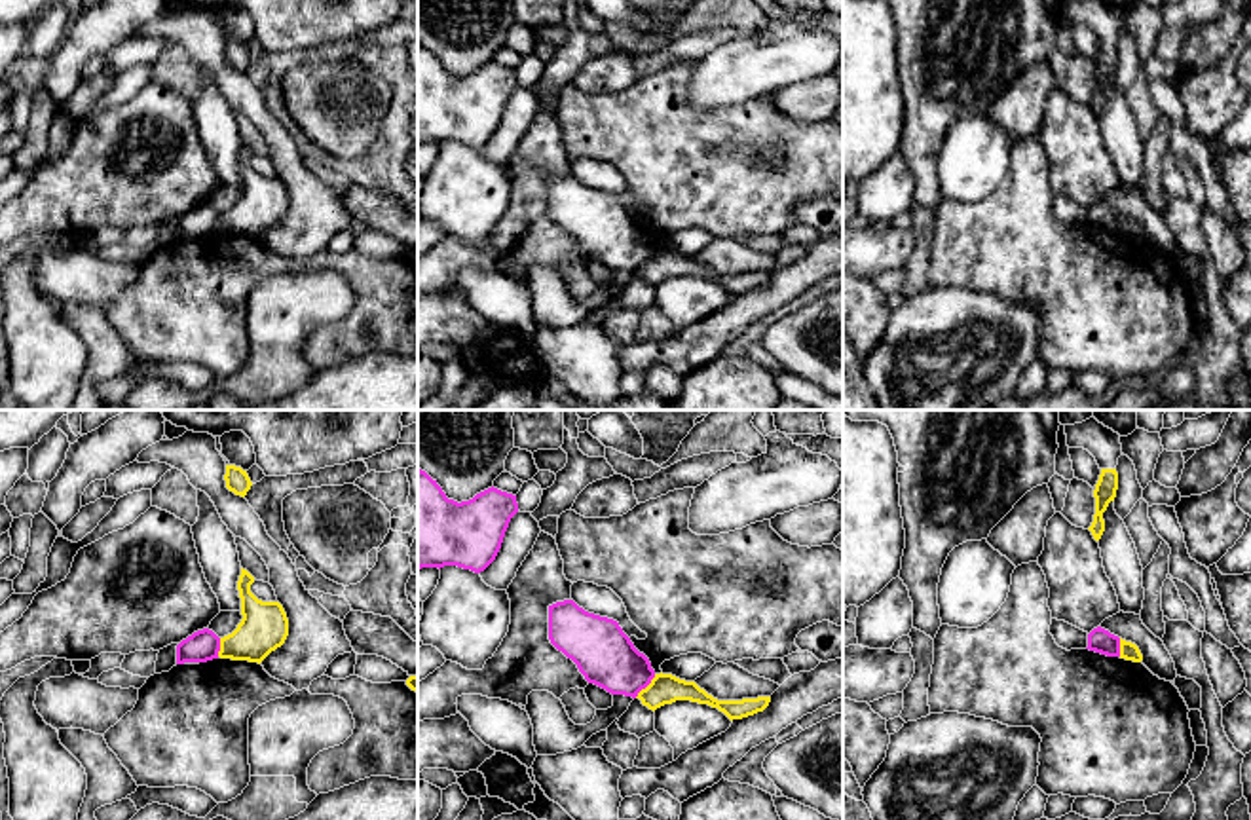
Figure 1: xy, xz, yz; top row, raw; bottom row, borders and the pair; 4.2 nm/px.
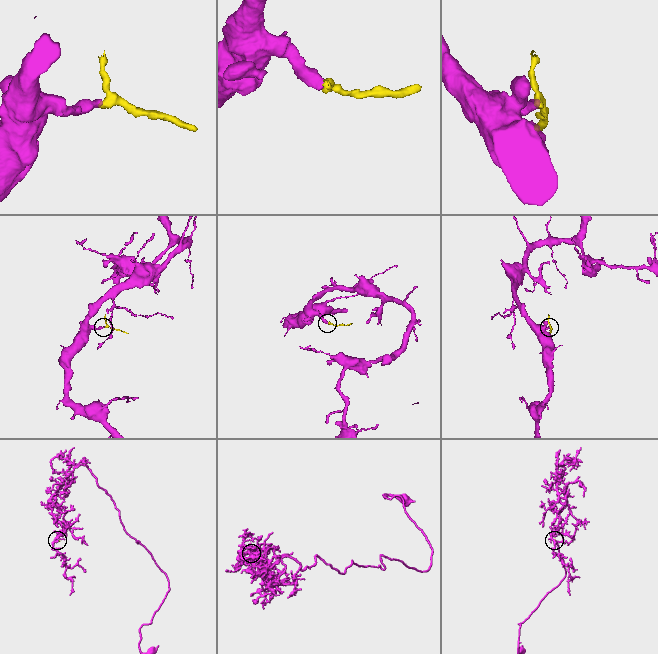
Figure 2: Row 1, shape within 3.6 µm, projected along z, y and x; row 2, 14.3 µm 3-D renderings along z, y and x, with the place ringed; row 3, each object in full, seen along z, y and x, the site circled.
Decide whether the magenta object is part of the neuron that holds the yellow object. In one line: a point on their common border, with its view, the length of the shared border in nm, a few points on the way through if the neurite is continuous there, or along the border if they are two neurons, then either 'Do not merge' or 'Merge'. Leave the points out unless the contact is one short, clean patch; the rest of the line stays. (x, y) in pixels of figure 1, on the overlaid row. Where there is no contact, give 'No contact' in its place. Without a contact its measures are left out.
Touches yellow at xz (648, 686). Shared border 140 nm. Boundary: xz (655, 674), (634, 697). Do not merge

